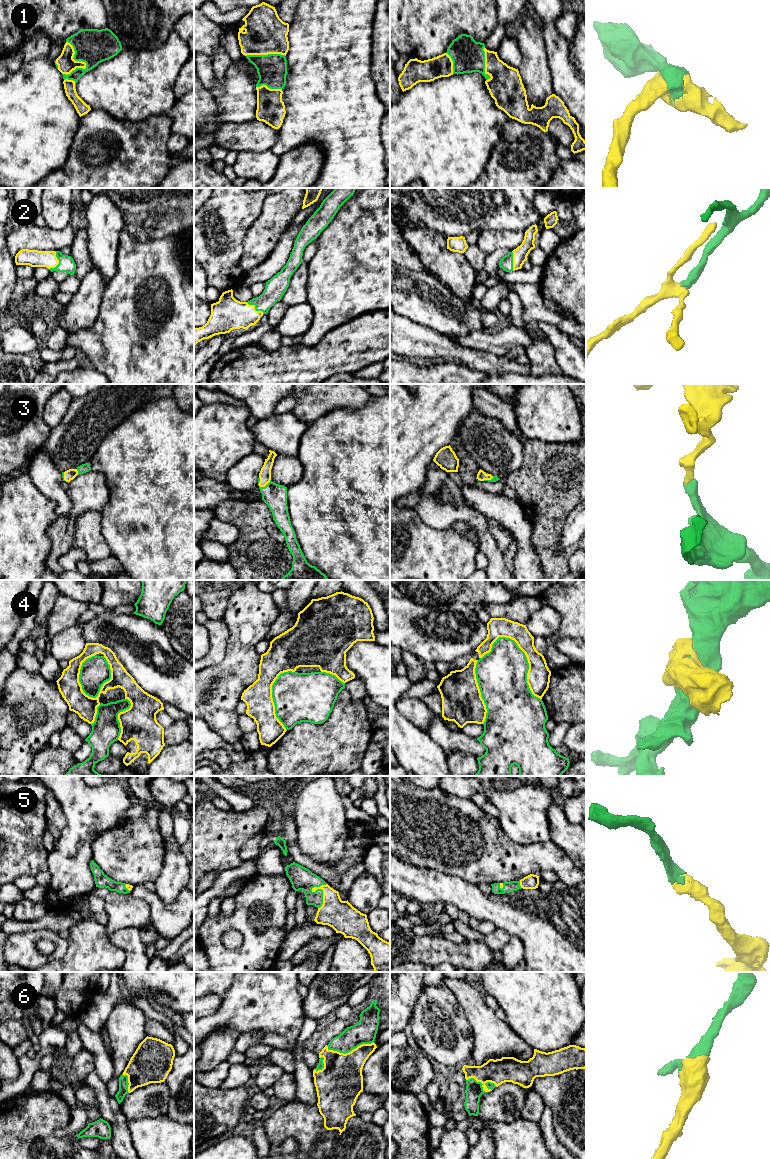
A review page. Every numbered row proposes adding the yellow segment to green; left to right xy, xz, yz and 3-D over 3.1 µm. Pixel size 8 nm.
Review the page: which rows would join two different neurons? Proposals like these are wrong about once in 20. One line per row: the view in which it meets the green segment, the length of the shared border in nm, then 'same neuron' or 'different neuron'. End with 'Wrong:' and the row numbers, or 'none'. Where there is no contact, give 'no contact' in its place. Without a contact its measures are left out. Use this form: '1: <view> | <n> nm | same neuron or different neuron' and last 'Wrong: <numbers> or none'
1: xy | 280 nm | same neuron
2: xy | 160 nm | same neuron
3: xz | 120 nm | same neuron
4: yz | 600 nm | different neuron
5: xz | 220 nm | same neuron
6: xz | 380 nm | same neuron
Wrong: 4

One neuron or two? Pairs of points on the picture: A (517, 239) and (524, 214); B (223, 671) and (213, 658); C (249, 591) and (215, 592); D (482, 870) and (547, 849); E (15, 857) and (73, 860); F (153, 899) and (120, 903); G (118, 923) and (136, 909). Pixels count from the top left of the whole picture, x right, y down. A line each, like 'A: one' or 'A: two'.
A: two
B: two
C: two
D: one
E: two
F: two
G: one

